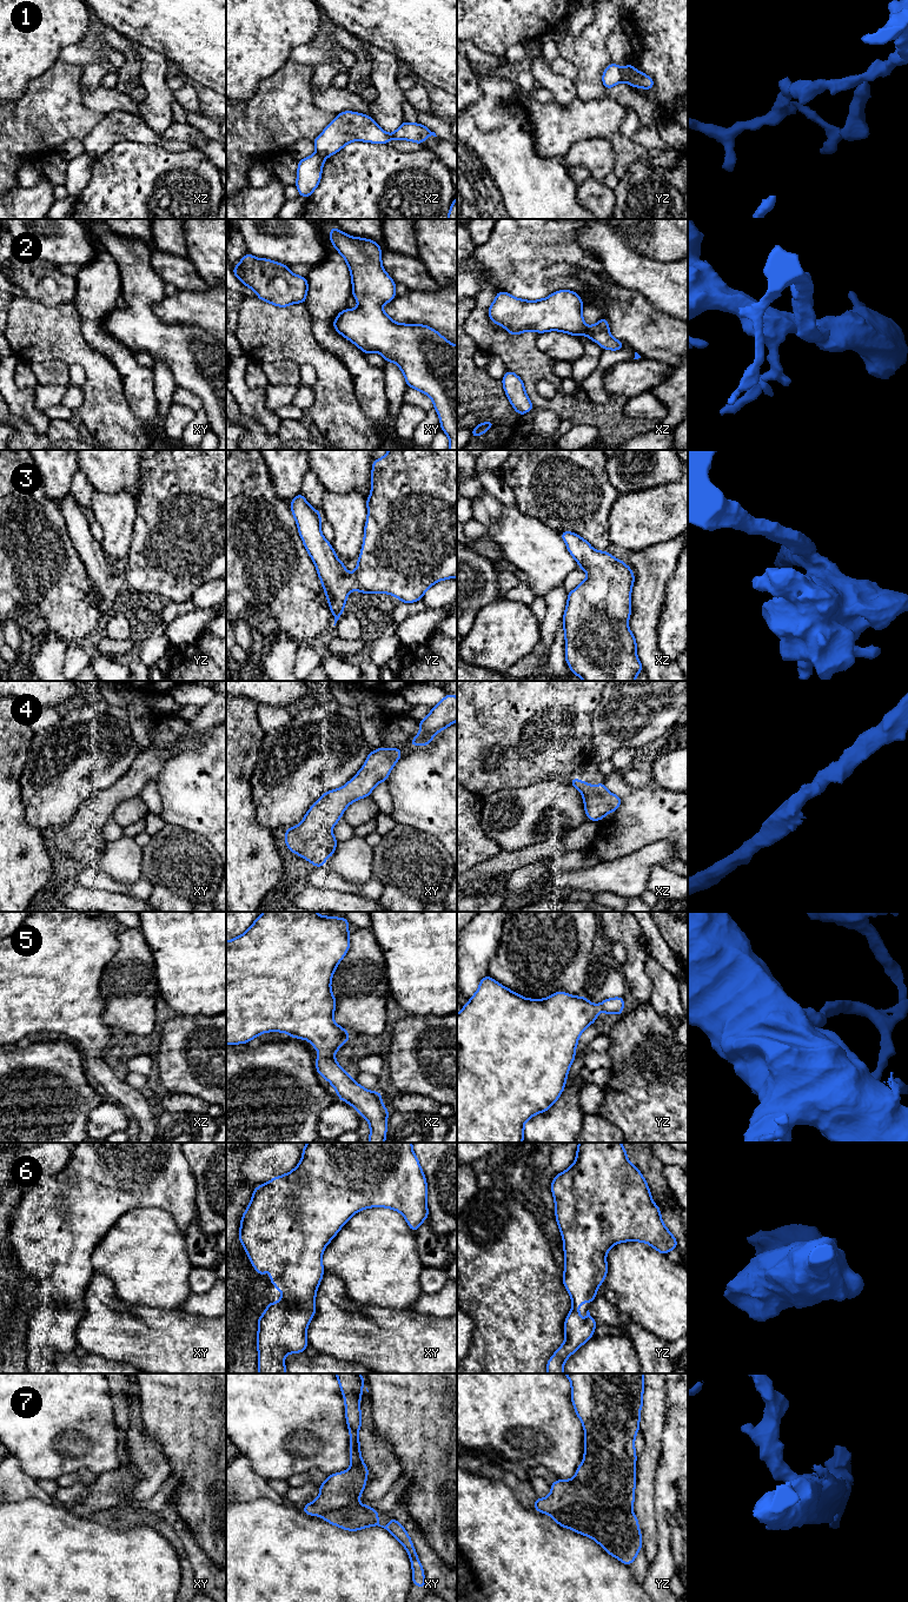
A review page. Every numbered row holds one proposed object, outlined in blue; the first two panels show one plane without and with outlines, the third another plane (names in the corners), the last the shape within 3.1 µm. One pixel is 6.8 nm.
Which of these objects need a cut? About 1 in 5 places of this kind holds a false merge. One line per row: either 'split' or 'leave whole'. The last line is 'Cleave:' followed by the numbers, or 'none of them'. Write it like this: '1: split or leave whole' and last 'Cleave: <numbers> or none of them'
1: split
2: leave whole
3: leave whole
4: leave whole
5: leave whole
6: leave whole
7: leave whole
Cleave: 1

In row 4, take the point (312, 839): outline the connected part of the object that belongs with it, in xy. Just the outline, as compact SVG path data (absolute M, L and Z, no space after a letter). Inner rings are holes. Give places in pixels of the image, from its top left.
M378 748L371 752L362 769L343 787L324 793L306 812L303 821L285 829L285 843L294 854L316 867L325 866L338 840L332 828L342 819L350 803L370 796L379 782L386 782L389 773L400 759L398 748Z

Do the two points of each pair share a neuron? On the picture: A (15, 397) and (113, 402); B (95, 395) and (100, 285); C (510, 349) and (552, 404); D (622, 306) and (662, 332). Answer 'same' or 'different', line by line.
A: different
B: different
C: same
D: same

